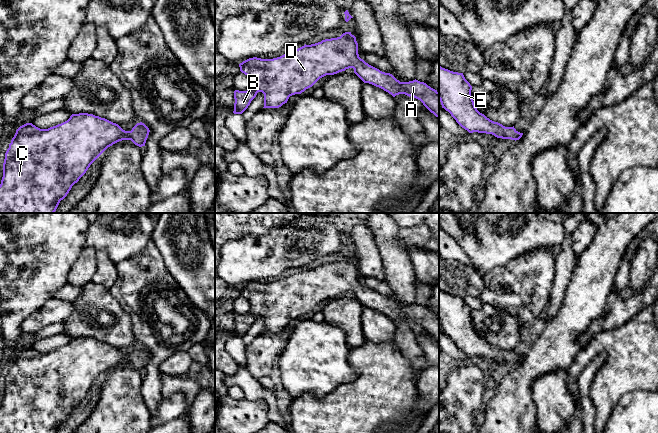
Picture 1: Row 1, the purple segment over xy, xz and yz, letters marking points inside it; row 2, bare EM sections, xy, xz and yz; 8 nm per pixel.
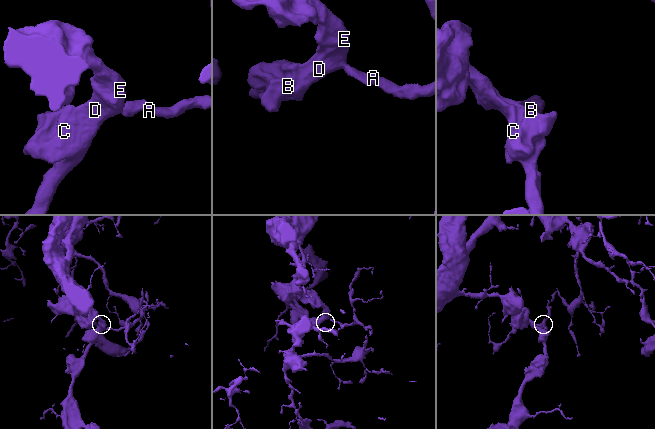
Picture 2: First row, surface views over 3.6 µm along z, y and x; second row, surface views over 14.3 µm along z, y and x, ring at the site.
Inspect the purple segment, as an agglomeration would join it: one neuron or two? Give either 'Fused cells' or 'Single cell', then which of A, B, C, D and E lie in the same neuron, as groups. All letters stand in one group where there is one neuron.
Single cell. Groups: A B C D E

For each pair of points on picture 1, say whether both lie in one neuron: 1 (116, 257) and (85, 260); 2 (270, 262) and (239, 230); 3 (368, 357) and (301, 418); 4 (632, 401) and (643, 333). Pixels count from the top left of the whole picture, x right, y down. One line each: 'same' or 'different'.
1: different
2: different
3: same
4: different

